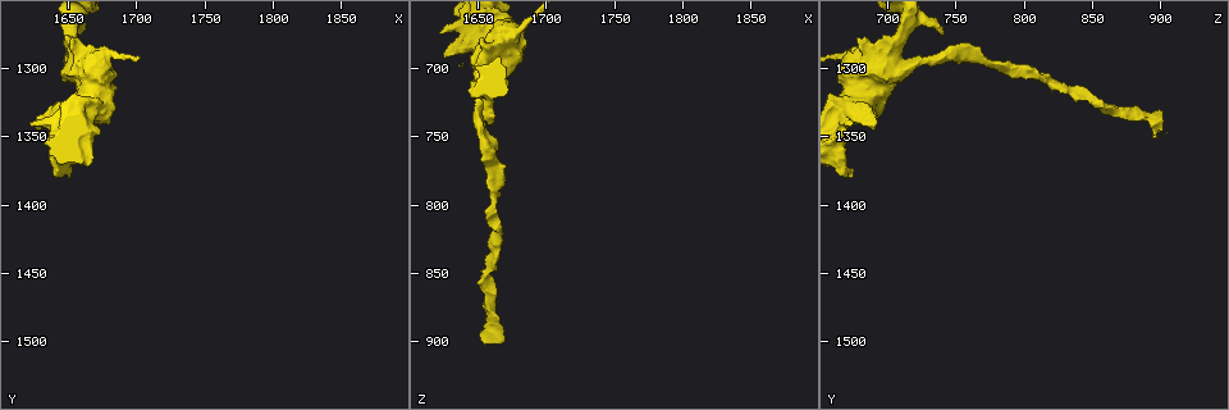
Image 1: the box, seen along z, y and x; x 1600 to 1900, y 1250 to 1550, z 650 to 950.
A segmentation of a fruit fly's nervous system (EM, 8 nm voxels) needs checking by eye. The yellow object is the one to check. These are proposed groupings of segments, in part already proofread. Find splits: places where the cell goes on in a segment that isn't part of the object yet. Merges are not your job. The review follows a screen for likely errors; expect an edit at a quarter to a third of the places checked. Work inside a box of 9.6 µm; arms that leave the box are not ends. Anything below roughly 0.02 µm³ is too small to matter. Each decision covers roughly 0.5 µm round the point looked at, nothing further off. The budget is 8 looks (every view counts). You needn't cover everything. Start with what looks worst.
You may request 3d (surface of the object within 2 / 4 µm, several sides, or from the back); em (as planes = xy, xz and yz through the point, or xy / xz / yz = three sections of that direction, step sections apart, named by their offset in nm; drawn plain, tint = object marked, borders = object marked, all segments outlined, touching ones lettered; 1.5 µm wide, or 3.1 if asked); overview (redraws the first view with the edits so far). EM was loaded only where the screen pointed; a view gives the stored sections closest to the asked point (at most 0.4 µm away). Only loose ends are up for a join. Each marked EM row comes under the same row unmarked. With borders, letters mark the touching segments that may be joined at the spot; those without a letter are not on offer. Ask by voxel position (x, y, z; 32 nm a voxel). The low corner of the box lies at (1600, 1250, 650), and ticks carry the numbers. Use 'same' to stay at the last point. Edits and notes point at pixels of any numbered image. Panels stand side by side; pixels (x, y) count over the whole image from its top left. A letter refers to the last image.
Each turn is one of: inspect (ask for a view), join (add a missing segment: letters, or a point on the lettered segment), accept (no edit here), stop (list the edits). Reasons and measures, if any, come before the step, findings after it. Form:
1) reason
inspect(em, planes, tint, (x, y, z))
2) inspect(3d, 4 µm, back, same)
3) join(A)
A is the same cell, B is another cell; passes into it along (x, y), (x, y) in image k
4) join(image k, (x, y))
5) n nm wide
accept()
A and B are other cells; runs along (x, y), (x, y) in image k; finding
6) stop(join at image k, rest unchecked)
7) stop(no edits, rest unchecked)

branch stops here
inspect(em, yz, step 8, tint, (1664, 1350, 898))

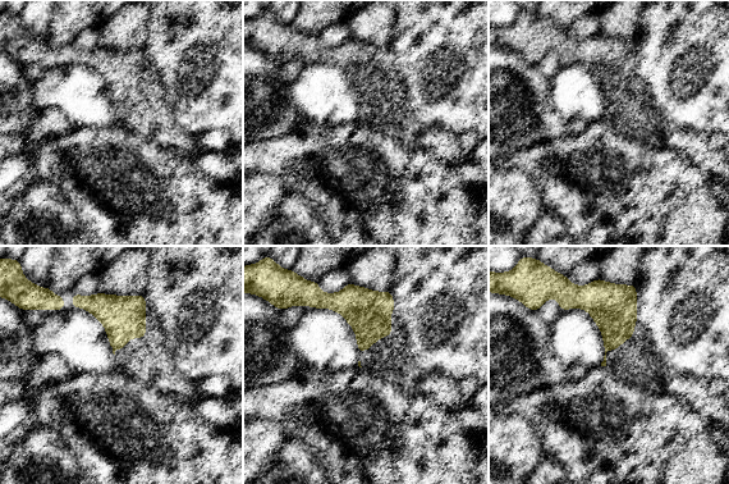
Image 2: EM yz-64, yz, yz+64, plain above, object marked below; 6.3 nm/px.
another direction
inspect(em, planes, borders, same)

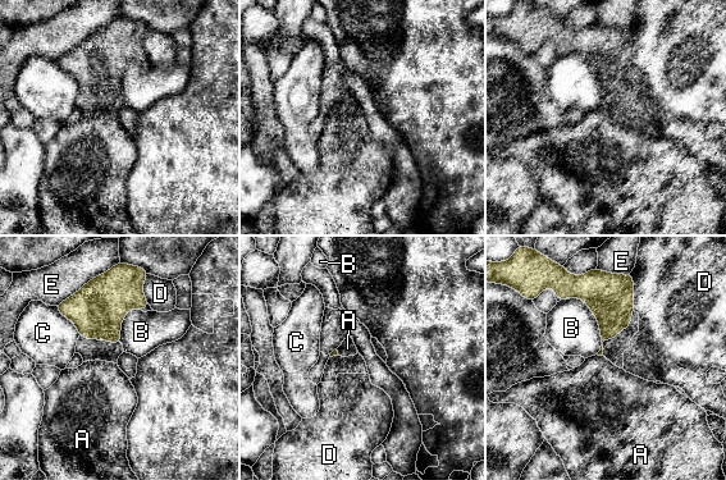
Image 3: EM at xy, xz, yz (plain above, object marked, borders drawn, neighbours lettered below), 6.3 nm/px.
accept()
A, B, C, D and E are other cells; border along (597, 355), (602, 356) in image 3; none of them fits

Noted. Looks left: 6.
branch stops here
inspect(em, xy, step 4, borders, (1652, 1380, 672))

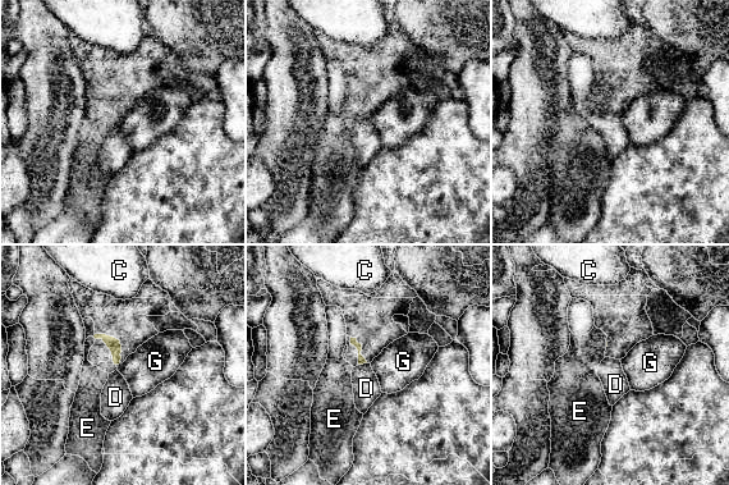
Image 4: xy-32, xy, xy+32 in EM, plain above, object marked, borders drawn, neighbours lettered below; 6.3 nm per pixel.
D touches over 60 nm
accept()
C, D, E and G are other cells; border along (120, 362), (117, 367) in image 4; no lettered segment goes on from it

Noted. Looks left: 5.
an open end
inspect(3d, 2 µm, (1654, 1276, 680))

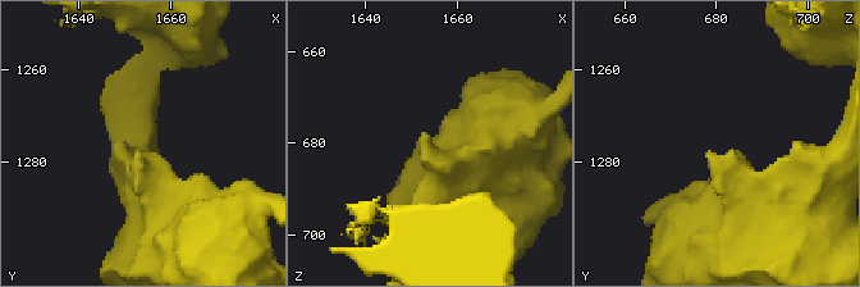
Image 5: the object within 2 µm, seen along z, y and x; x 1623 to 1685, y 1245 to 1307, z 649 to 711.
inspect(em, planes, borders, (1654, 1277, 678))

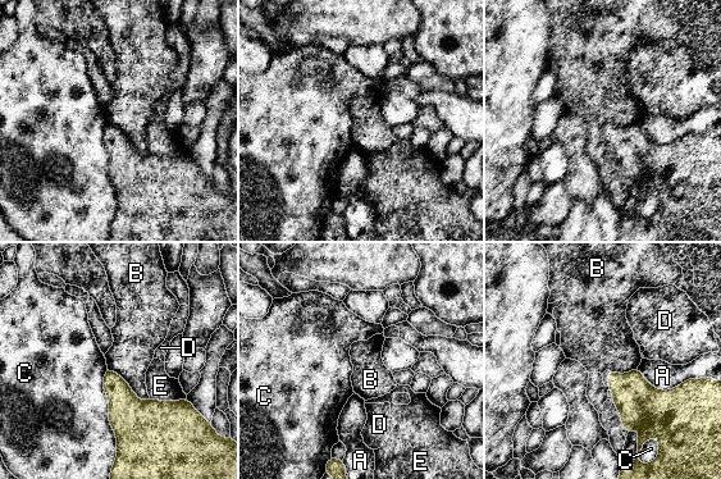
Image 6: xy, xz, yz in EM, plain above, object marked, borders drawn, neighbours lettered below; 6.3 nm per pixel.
accept()
A, B, C, D and E are other cells; border along (108, 368), (141, 400), (149, 398) in image 6; none of them fits

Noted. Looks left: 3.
stop(no edits, rest unchecked)

